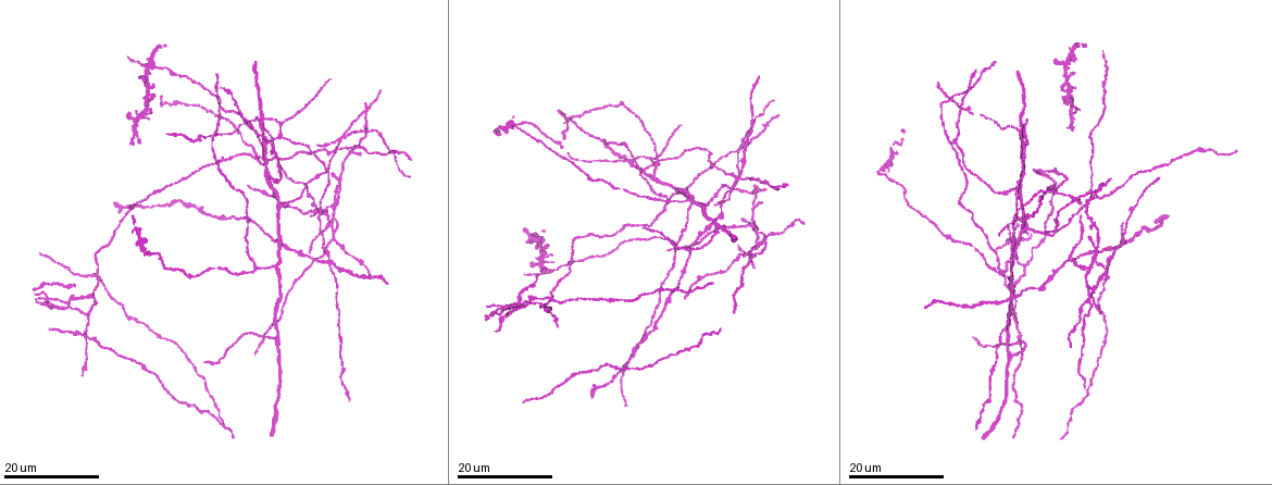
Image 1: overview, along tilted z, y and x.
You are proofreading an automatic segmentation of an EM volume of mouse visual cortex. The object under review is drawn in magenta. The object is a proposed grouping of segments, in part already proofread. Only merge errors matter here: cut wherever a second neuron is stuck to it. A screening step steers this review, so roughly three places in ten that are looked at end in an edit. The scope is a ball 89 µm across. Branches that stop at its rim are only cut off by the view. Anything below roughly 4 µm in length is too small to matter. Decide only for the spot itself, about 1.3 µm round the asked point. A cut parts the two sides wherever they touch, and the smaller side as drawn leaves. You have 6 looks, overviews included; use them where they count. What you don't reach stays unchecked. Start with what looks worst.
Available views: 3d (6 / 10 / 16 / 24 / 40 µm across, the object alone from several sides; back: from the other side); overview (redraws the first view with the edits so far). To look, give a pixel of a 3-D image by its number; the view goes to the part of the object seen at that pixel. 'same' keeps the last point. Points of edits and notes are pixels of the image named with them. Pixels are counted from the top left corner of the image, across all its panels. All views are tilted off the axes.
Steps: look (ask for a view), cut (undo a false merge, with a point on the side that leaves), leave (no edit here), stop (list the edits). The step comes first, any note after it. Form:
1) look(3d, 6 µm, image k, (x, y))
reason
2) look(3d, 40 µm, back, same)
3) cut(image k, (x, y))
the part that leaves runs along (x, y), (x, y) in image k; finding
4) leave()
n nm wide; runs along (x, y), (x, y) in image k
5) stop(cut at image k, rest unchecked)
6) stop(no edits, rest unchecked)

look(3d, 16 µm, image 1, (1011, 357))
arms part here

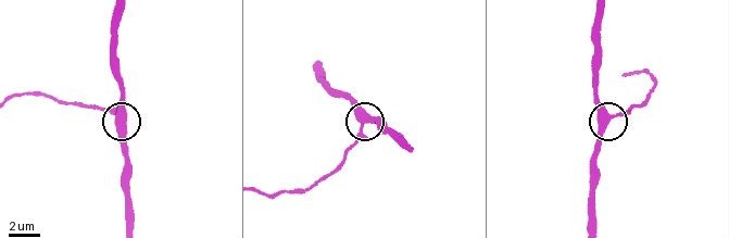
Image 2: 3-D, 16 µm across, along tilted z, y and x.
look(3d, 6 µm, image 2, (610, 119))

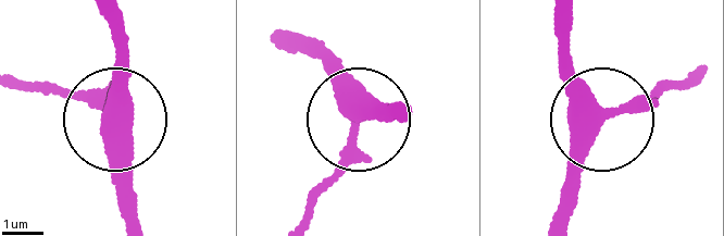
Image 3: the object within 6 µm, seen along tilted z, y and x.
leave()
370 nm wide; runs along (566, 20), (568, 78), (600, 127), (554, 207) in image 3; one neuron here

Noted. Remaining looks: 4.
look(3d, 16 µm, image 1, (1020, 129))
four-way junction

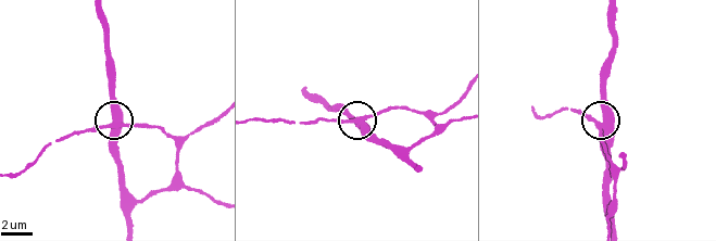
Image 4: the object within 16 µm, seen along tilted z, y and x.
look(3d, 10 µm, image 4, (356, 119))

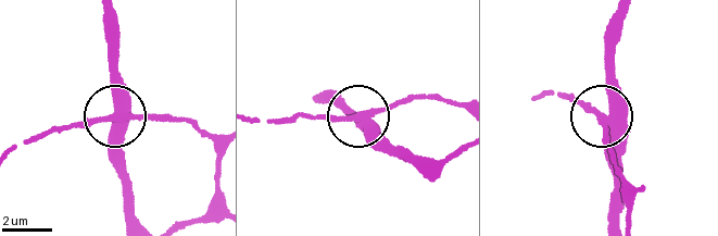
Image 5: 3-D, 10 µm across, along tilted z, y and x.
leave()
runs along (436, 170), (376, 135), (332, 96) in image 5; all the same neuron

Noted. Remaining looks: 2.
look(3d, 24 µm, image 1, (1004, 273))
three arms meet

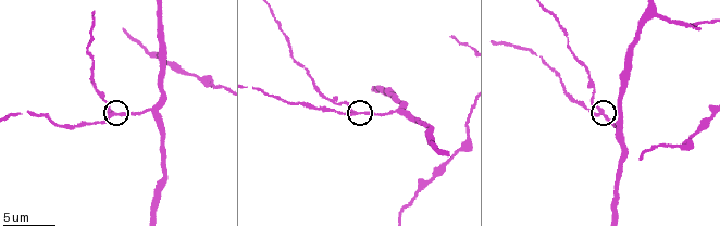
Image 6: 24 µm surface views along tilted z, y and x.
look(3d, 6 µm, image 6, (108, 114))

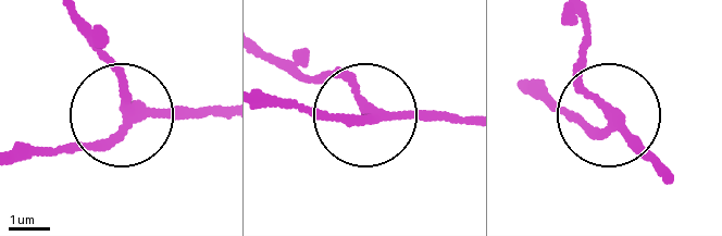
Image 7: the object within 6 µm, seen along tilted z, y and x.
leave()
200 nm wide; runs along (463, 122), (348, 121), (263, 102) in image 7; all the same neuron

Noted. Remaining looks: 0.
stop(no edits, rest unchecked)

